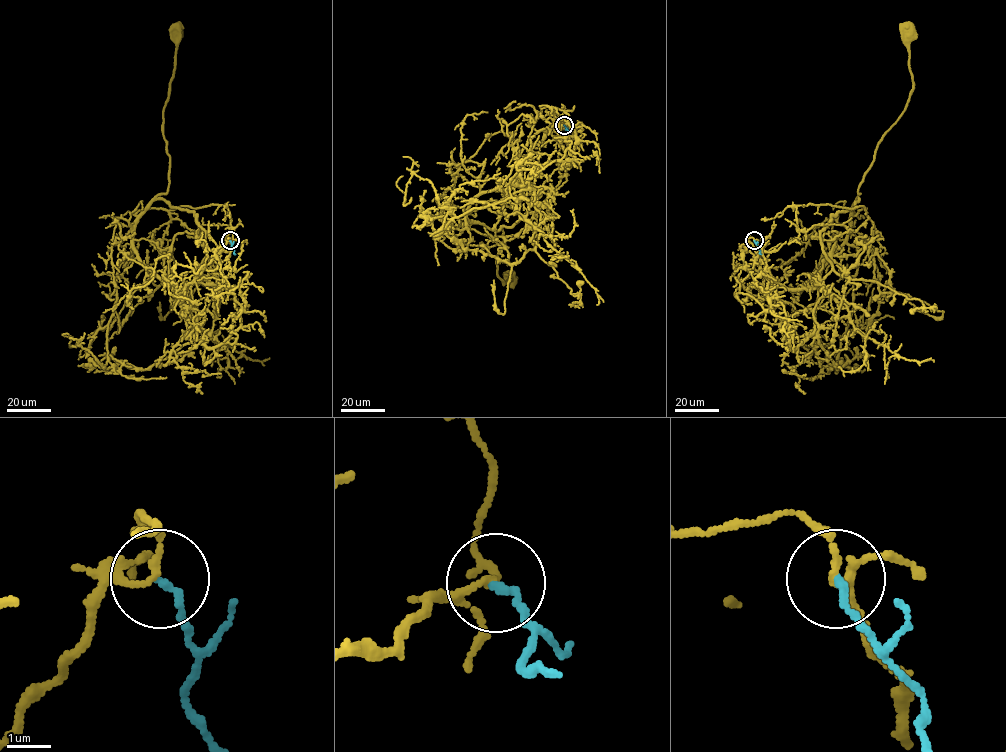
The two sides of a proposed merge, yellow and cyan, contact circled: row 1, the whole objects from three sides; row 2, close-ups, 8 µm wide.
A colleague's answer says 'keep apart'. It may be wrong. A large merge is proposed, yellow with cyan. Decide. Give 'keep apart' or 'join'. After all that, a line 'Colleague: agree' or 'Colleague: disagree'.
keep apart
Colleague: agree

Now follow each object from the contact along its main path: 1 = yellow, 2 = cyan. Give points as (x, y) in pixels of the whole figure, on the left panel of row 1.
1: (230, 240), (184, 288), (171, 287), (148, 268), (133, 244), (138, 215), (167, 192), (163, 110), (177, 30)
2: (230, 240), (235, 254)

